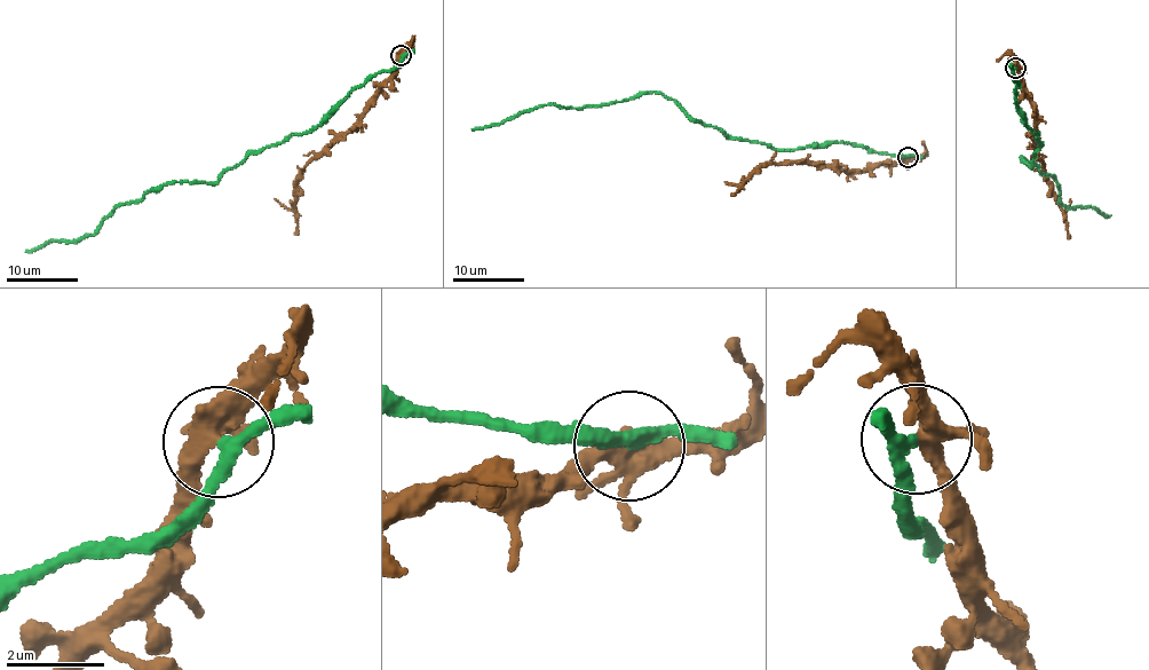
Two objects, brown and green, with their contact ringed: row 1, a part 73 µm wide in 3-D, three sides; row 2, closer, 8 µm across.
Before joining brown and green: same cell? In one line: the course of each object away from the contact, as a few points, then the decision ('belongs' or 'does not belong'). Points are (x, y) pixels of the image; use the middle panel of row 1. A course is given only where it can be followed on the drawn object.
brown runs (906, 158), (849, 172), (807, 163), (771, 164), (754, 172), (730, 195); green runs (906, 158), (844, 142), (784, 149), (735, 139), (652, 92), (545, 104), (472, 129); does not belong

